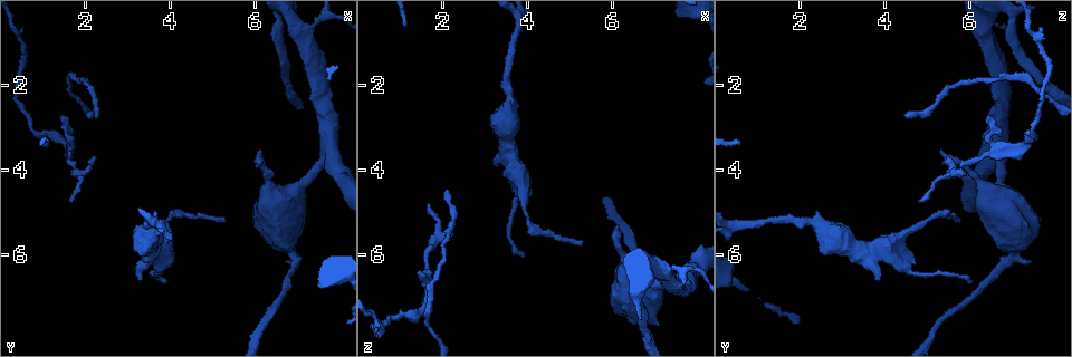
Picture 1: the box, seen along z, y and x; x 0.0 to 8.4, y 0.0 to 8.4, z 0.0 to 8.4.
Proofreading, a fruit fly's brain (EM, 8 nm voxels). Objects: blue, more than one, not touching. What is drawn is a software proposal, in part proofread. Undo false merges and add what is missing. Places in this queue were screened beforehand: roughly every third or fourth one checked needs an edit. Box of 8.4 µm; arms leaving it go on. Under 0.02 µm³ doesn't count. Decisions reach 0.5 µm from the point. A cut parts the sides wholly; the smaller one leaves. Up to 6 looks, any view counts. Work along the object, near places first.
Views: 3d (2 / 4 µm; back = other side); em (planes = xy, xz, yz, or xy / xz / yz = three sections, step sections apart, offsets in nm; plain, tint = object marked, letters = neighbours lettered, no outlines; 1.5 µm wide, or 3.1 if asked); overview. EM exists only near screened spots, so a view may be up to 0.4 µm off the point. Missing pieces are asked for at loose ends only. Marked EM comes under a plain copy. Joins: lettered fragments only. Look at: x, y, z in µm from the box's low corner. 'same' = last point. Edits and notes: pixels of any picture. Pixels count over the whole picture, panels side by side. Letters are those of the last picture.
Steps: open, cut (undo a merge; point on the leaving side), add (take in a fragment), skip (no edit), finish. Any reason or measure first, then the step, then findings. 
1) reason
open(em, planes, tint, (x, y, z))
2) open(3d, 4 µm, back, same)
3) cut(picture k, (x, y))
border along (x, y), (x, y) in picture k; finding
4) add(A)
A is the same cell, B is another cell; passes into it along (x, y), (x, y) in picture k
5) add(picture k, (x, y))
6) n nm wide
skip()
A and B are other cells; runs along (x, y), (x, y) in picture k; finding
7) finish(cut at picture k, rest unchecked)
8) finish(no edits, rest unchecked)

branch stops here
open(em, yz, step 8, tint, (5.30, 5.25, 5.70))

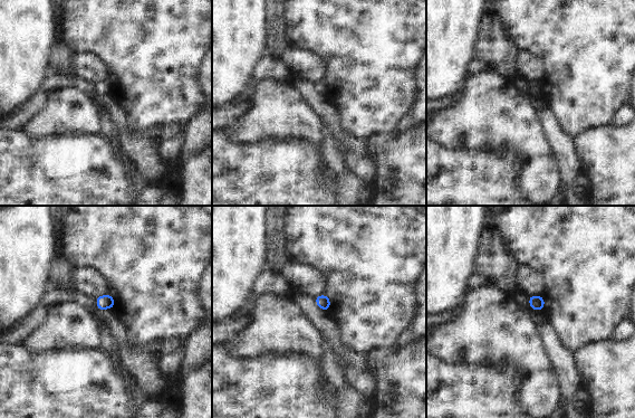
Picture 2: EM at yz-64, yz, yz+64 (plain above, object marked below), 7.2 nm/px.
open(em, planes, letters, same)

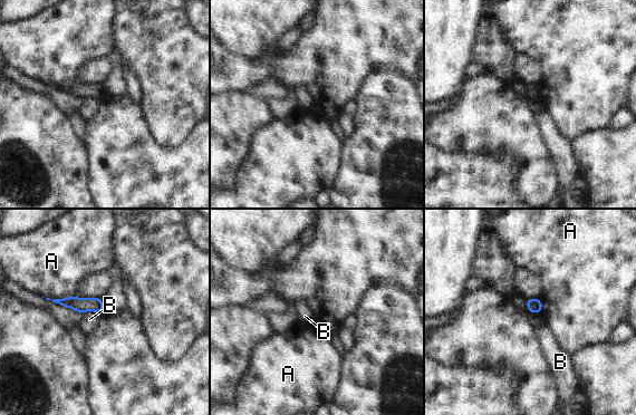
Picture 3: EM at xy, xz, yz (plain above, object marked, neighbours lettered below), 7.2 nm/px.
skip()
A and B are other cells; runs along (60, 301), (95, 305), (99, 309) in picture 3; none of them fits

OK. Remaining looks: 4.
free end
open(em, yz, step 8, letters, (3.95, 6.65, 6.00))

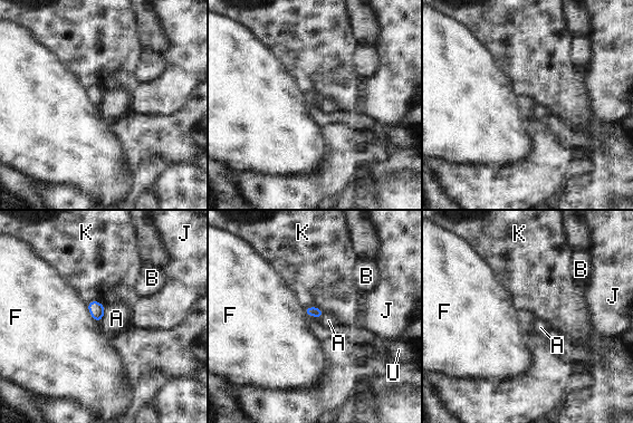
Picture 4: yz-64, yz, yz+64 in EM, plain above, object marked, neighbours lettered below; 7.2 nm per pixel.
open(em, planes, letters, same)

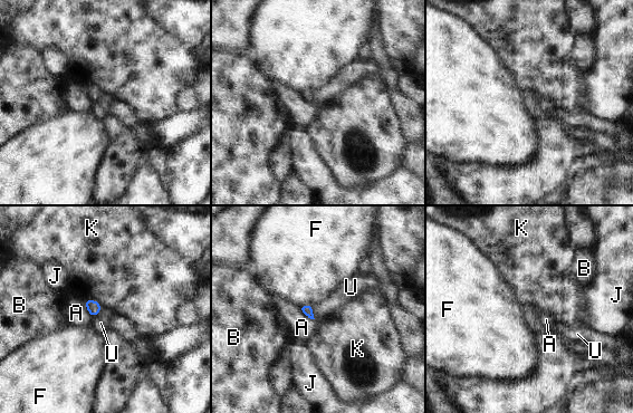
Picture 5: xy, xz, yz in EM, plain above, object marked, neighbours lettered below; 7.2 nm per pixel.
A touches over 150 nm
add(U)
U is the same cell, A, B, F, J and K are other cells; passes into it along (93, 306), (97, 314), (101, 323) in picture 5; the neuron continues

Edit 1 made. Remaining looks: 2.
an open end
open(em, xy, step 4, tint, (1.45, 2.75, 6.40))

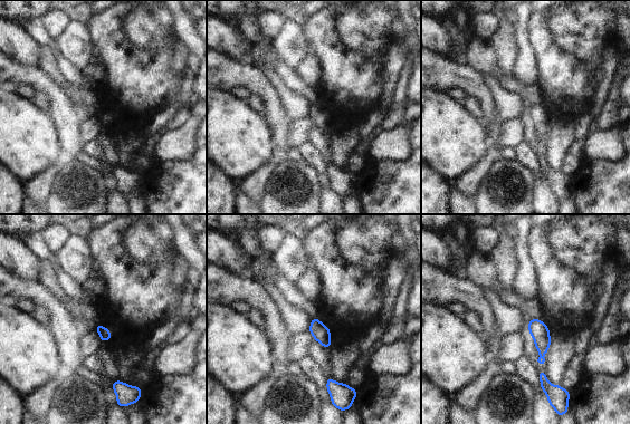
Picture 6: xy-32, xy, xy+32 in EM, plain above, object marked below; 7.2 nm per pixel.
cut it another way
open(em, planes, letters, same)

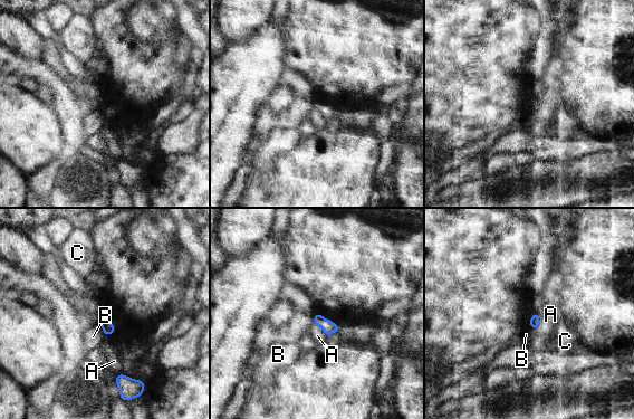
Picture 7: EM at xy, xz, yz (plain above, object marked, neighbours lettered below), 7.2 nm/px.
skip()
A, B and C are other cells; border along (538, 313), (539, 325), (536, 329) in picture 7; none of them fits

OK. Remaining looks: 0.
finish(add at picture 5, rest unchecked)

